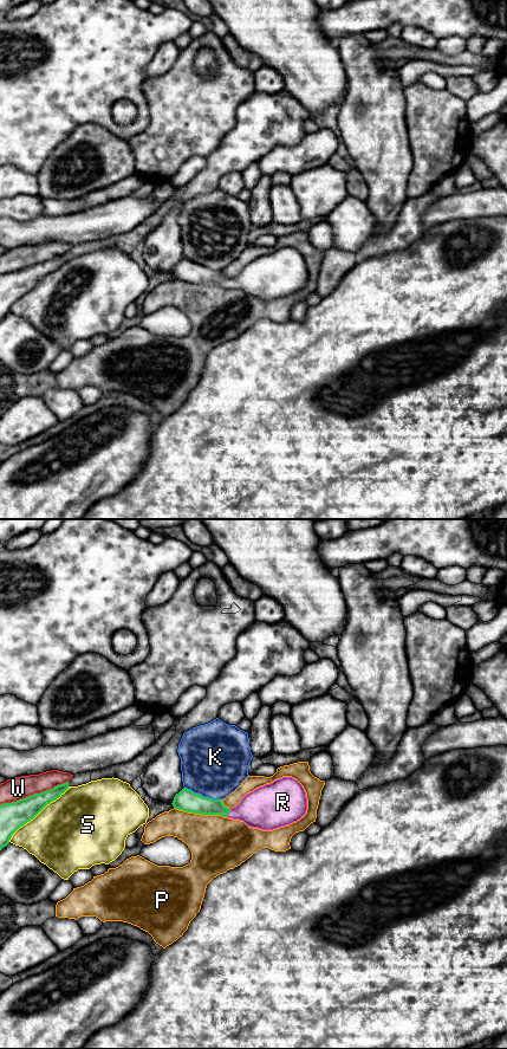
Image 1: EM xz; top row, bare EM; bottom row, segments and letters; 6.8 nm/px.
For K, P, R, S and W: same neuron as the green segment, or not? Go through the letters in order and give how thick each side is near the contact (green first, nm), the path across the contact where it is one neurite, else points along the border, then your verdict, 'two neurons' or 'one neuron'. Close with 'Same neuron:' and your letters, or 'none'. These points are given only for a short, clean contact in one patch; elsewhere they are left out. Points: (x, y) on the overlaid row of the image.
K: 150/460 nm | two neurons
P: 150/380 nm | two neurons
R: 140/300 nm | across xz (196, 803), (229, 811), (266, 808) | one neuron
S: 180/480 nm | two neurons
W: 180/160 nm | two neurons
Same neuron: R

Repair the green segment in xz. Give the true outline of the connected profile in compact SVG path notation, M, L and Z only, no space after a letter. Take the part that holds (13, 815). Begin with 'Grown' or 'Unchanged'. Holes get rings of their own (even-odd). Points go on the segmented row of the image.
Unchanged. M69 782L12 803L0 804L0 850L12 835L69 789Z

